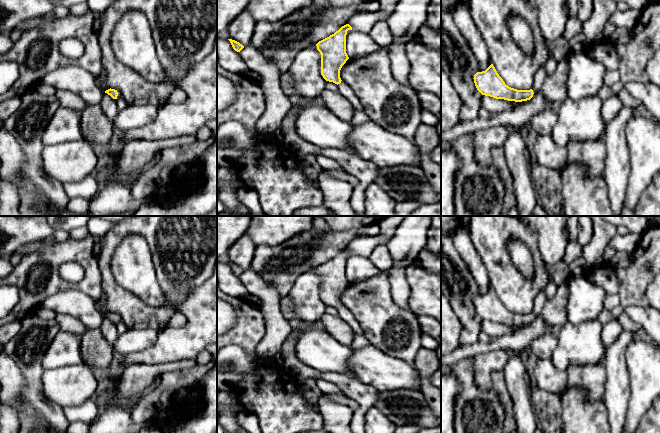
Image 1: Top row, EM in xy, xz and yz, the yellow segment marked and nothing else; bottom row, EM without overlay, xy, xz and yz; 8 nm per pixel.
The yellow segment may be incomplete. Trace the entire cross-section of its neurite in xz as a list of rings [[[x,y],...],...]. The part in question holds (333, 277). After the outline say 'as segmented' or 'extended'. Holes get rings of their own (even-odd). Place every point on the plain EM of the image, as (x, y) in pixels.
[[[346,248],[316,268],[317,274],[321,278],[321,299],[326,305],[333,306],[338,310],[338,316],[351,326],[354,333],[364,335],[355,317],[340,302],[340,294],[349,283],[346,277],[348,254],[352,254],[352,251]]]; extended

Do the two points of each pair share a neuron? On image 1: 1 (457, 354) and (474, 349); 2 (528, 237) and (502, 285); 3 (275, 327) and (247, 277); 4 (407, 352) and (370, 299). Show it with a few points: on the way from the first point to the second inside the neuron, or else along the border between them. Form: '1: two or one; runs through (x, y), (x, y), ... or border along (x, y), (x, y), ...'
1: one; runs through (461, 352), (470, 351)
2: one; runs through (510, 232), (502, 239), (503, 267)
3: one; runs through (272, 315), (270, 300), (259, 289)
4: one; runs through (399, 342), (399, 339), (376, 313)

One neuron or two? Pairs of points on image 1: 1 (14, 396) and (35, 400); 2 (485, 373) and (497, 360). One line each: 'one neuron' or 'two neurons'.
1: two neurons
2: one neuron

